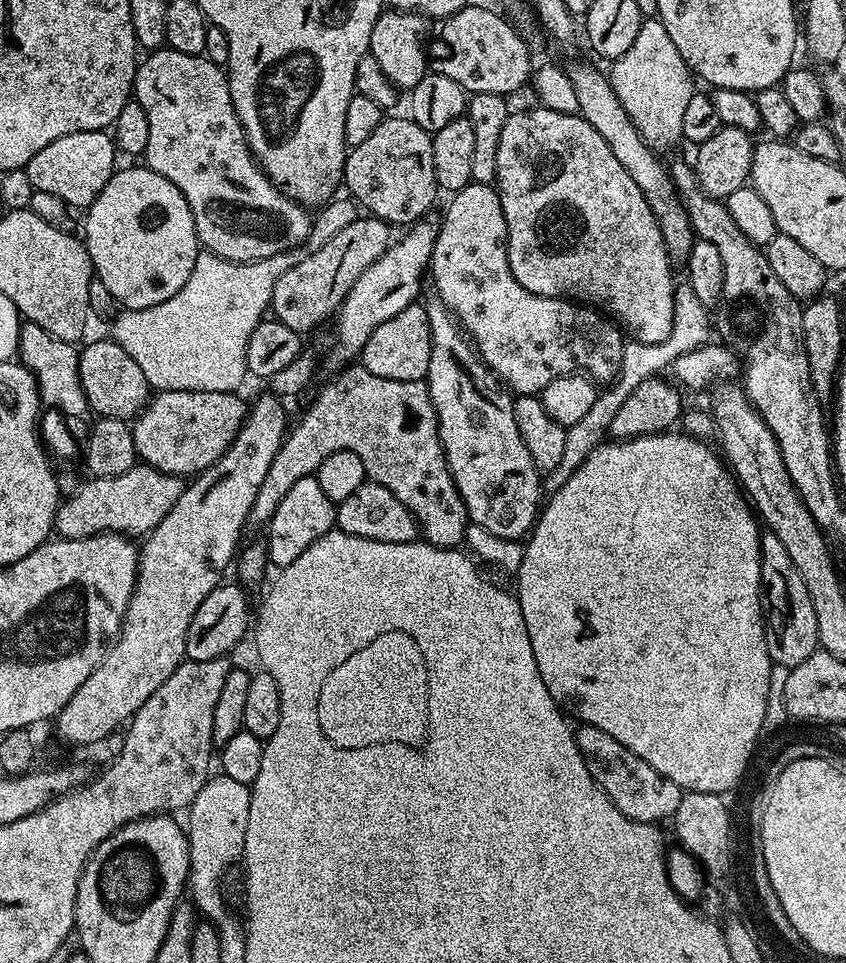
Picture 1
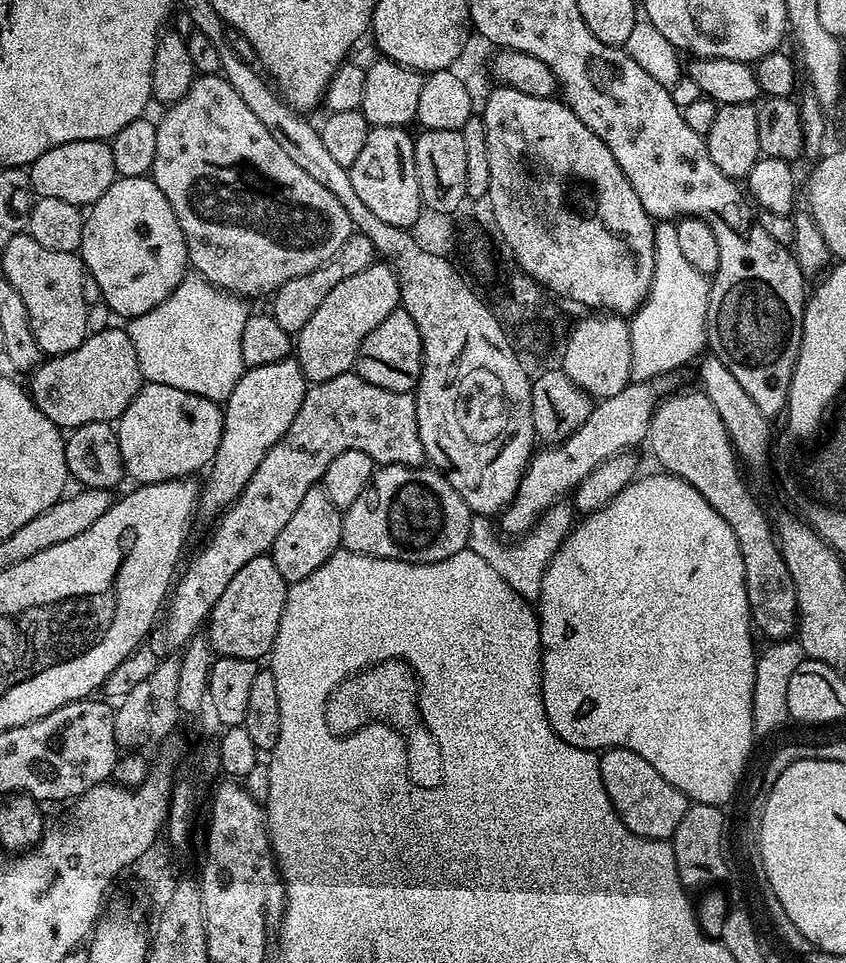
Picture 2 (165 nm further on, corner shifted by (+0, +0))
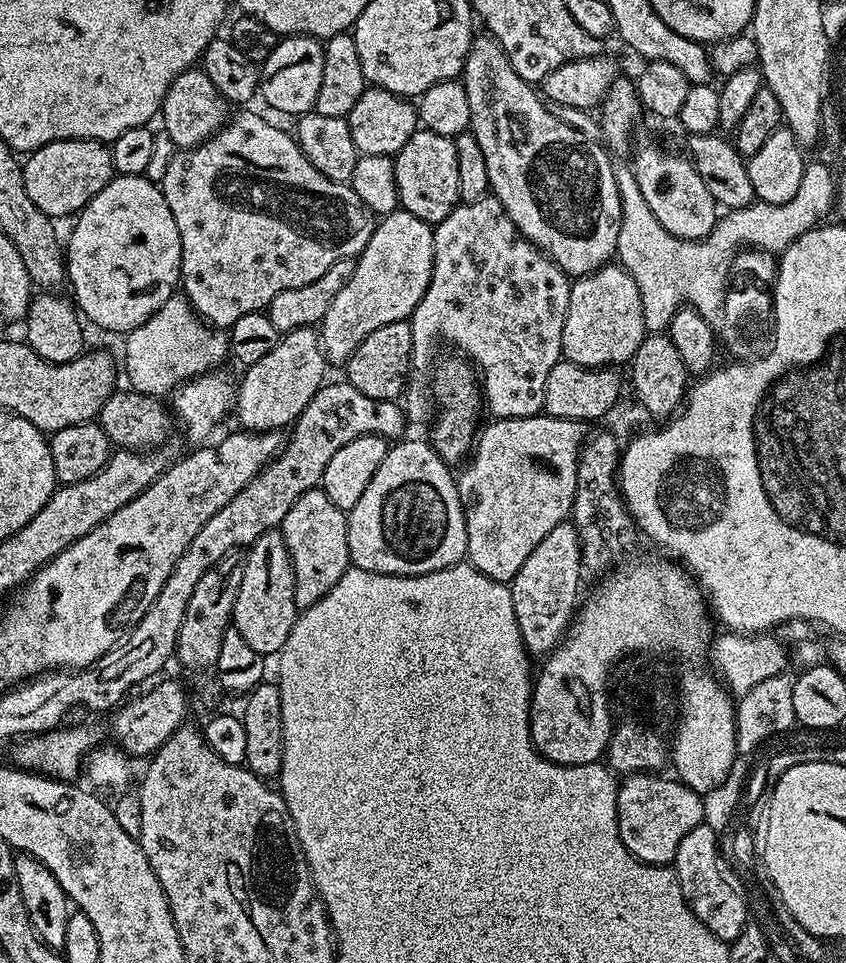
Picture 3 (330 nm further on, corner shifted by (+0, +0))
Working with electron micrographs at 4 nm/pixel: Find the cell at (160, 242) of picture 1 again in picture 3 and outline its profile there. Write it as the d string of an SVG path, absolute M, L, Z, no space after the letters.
M113 175L112 180L102 190L98 190L98 194L94 194L94 198L90 198L90 202L84 208L81 208L75 217L76 225L72 228L72 233L66 238L66 263L67 263L67 283L72 283L71 295L74 297L74 303L82 313L83 319L88 320L92 324L97 324L100 328L105 328L108 332L120 332L119 334L127 334L134 331L138 326L142 326L142 322L146 322L146 318L150 318L150 314L154 314L154 310L158 310L158 306L162 306L162 302L166 302L177 291L180 284L180 263L182 262L182 242L178 238L178 222L174 222L174 214L170 214L170 206L166 206L166 198L160 193L159 187L155 183L148 181L147 175L143 176L122 176Z

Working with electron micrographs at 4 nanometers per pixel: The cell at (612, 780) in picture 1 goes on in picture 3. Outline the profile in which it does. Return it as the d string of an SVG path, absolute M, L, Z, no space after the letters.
M645 770L625 775L619 781L616 789L618 830L626 850L630 850L630 854L634 854L634 858L640 863L668 866L675 861L678 842L682 842L682 838L686 838L686 834L690 834L690 830L694 830L694 826L704 823L704 800L701 793L681 784L679 779L667 780L666 777L660 775L664 774L653 774L651 771Z

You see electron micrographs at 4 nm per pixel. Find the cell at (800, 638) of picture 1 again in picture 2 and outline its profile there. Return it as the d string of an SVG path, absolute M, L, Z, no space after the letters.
M699 390L666 396L657 403L648 423L647 447L652 447L653 458L664 467L661 469L665 473L694 486L694 490L698 490L698 494L702 494L702 498L726 518L726 526L734 530L738 550L742 550L748 612L755 631L759 635L761 632L768 642L795 637L799 614L794 581L780 553L773 521L768 521L767 514L752 497L740 473L741 461L726 434L726 426L722 426L722 418L718 418L718 410L714 410L710 398Z

